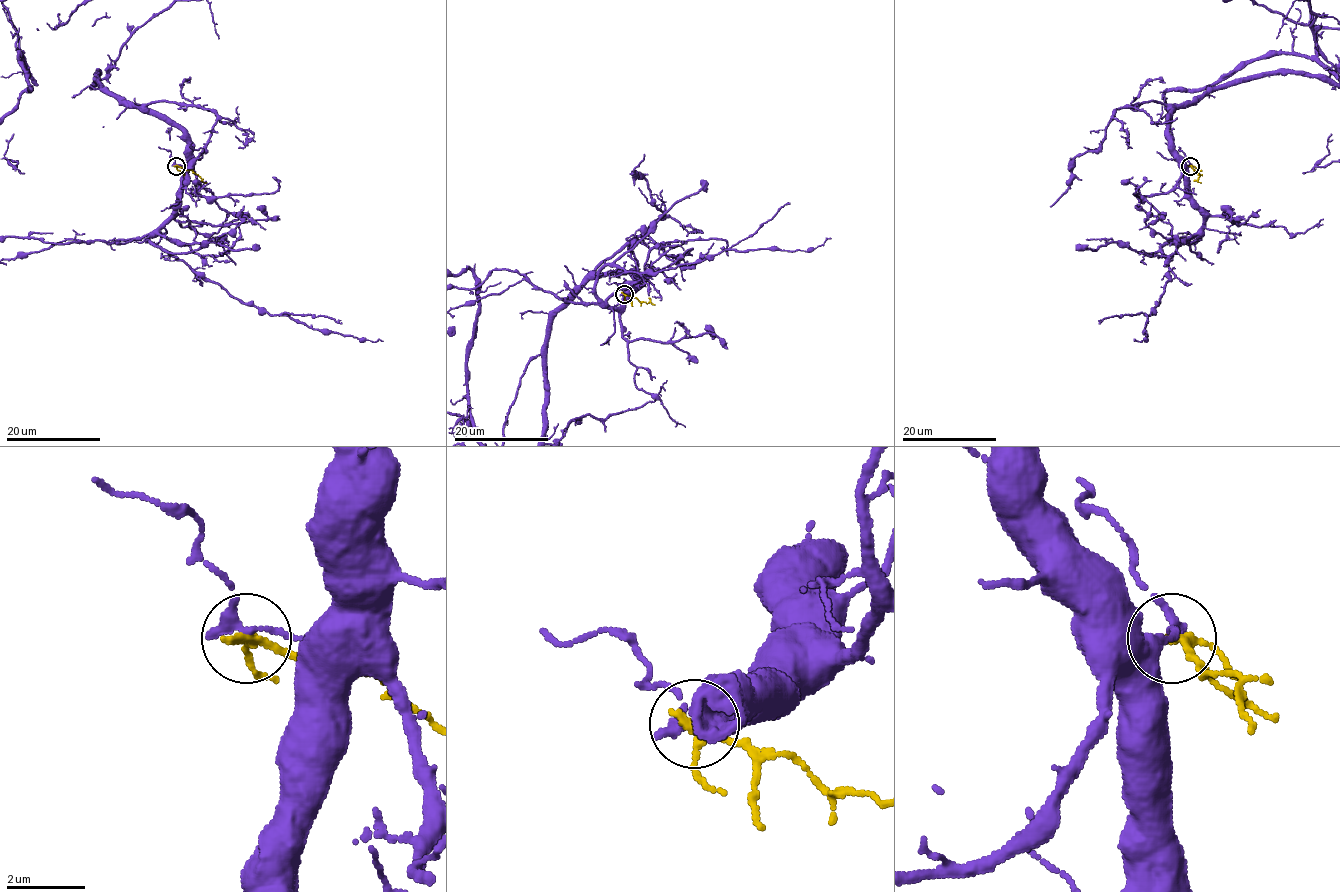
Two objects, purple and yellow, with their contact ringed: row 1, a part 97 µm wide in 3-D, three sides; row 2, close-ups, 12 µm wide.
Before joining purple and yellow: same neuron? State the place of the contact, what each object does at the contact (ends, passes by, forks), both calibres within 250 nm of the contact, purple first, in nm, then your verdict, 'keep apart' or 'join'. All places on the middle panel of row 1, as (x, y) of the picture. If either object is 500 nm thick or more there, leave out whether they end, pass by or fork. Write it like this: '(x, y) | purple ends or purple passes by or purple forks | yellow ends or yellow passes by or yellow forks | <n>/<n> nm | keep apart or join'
(624, 294) | purple passes by | yellow passes by | 220/200 nm | keep apart

